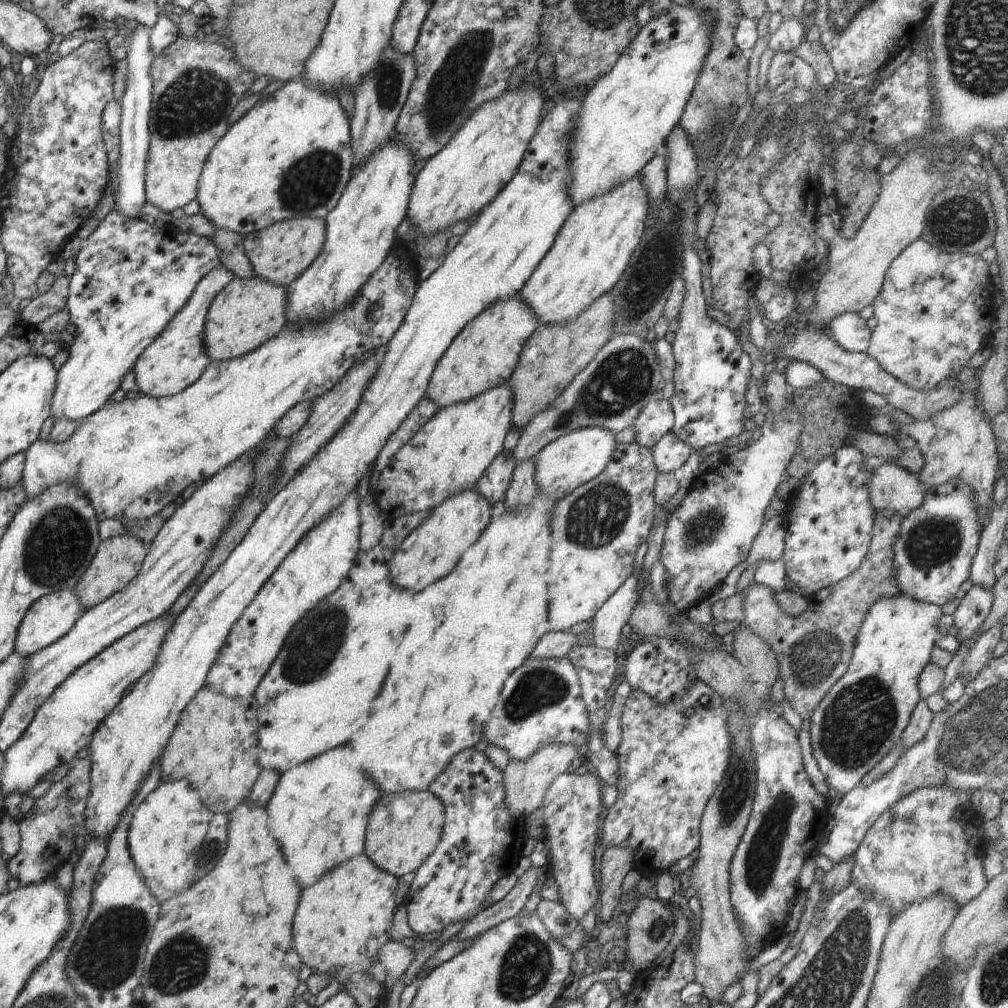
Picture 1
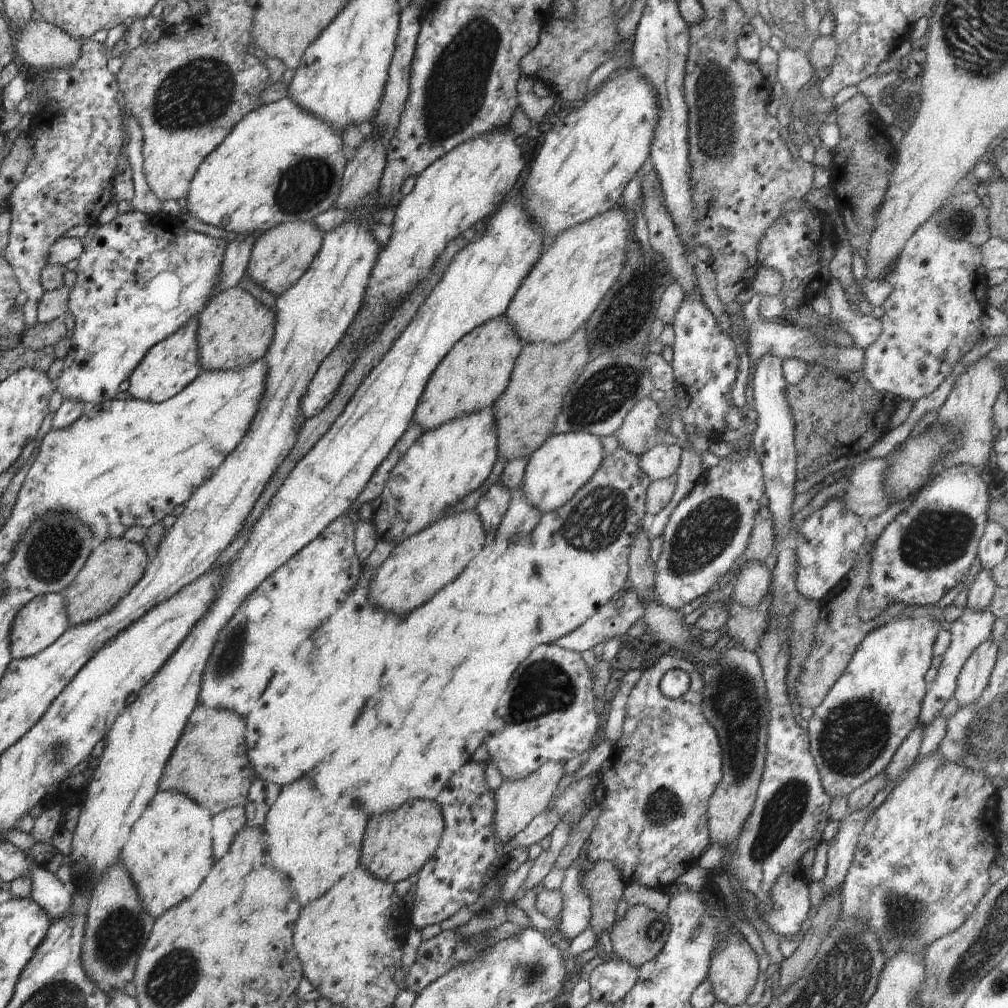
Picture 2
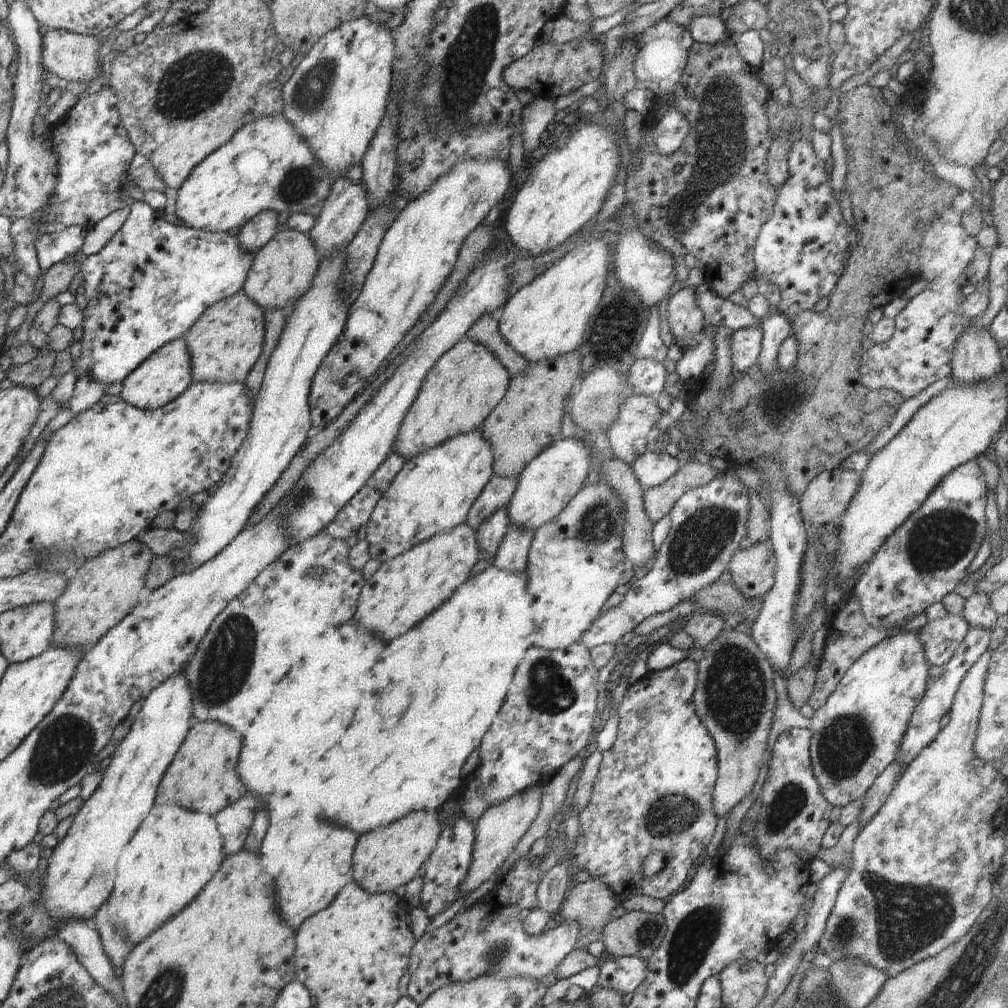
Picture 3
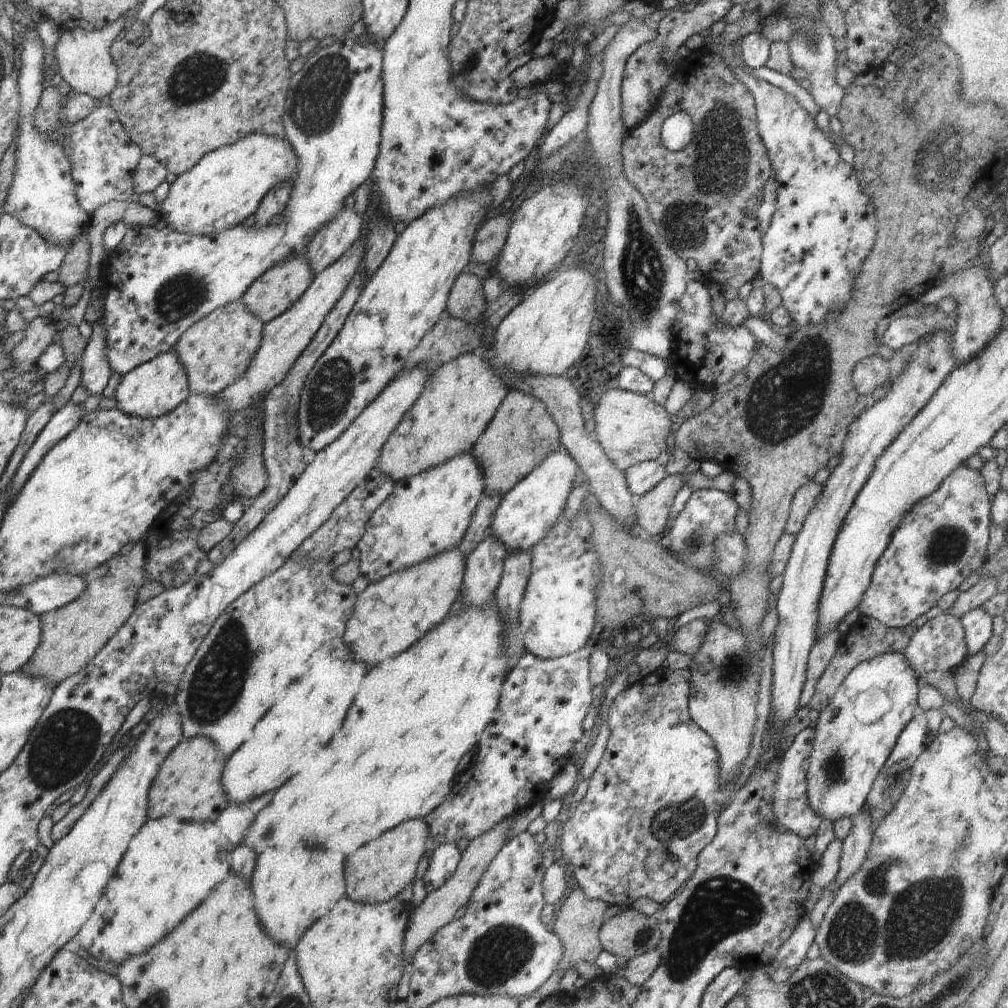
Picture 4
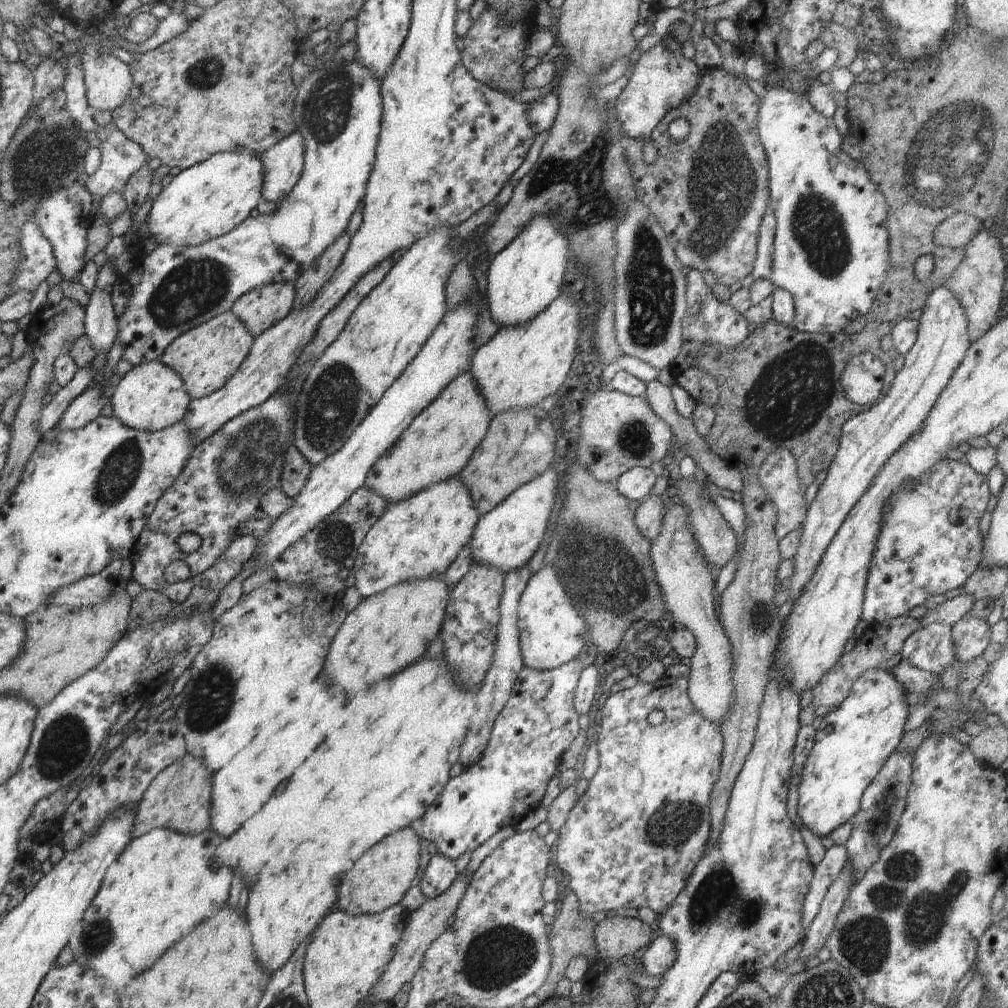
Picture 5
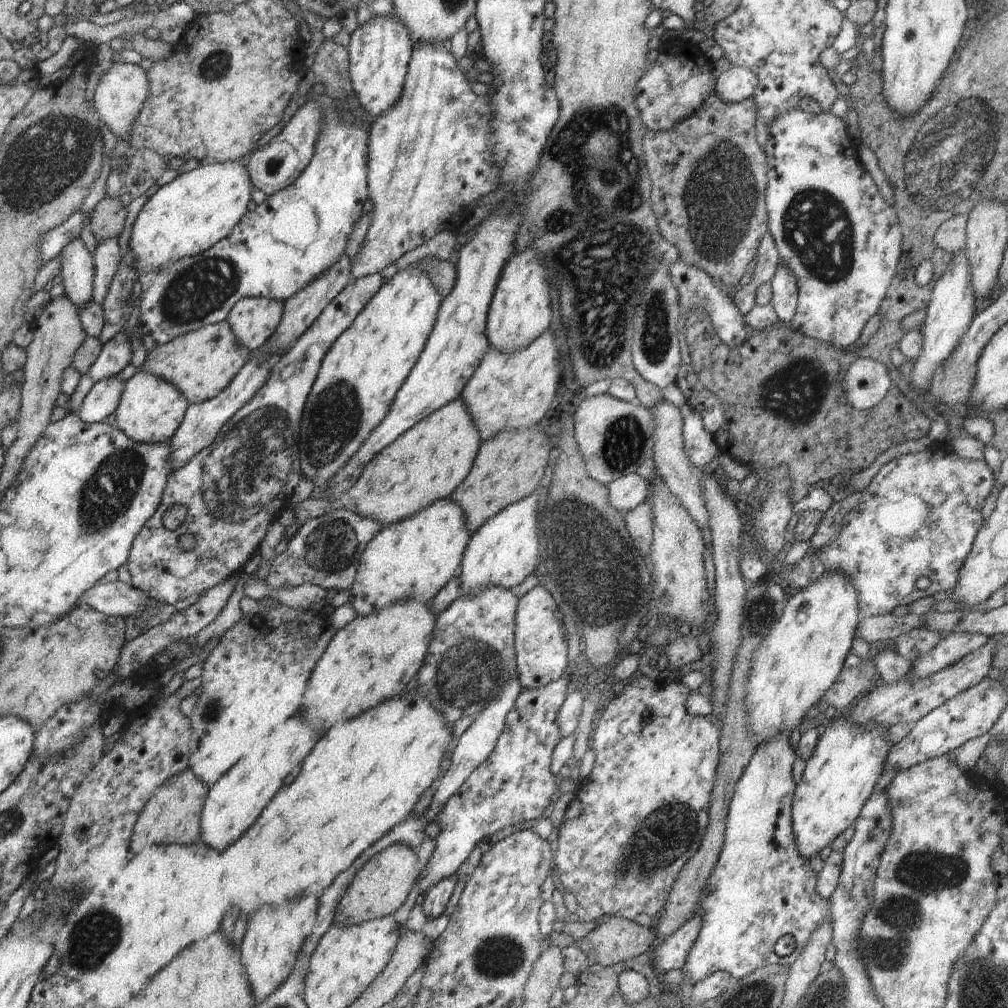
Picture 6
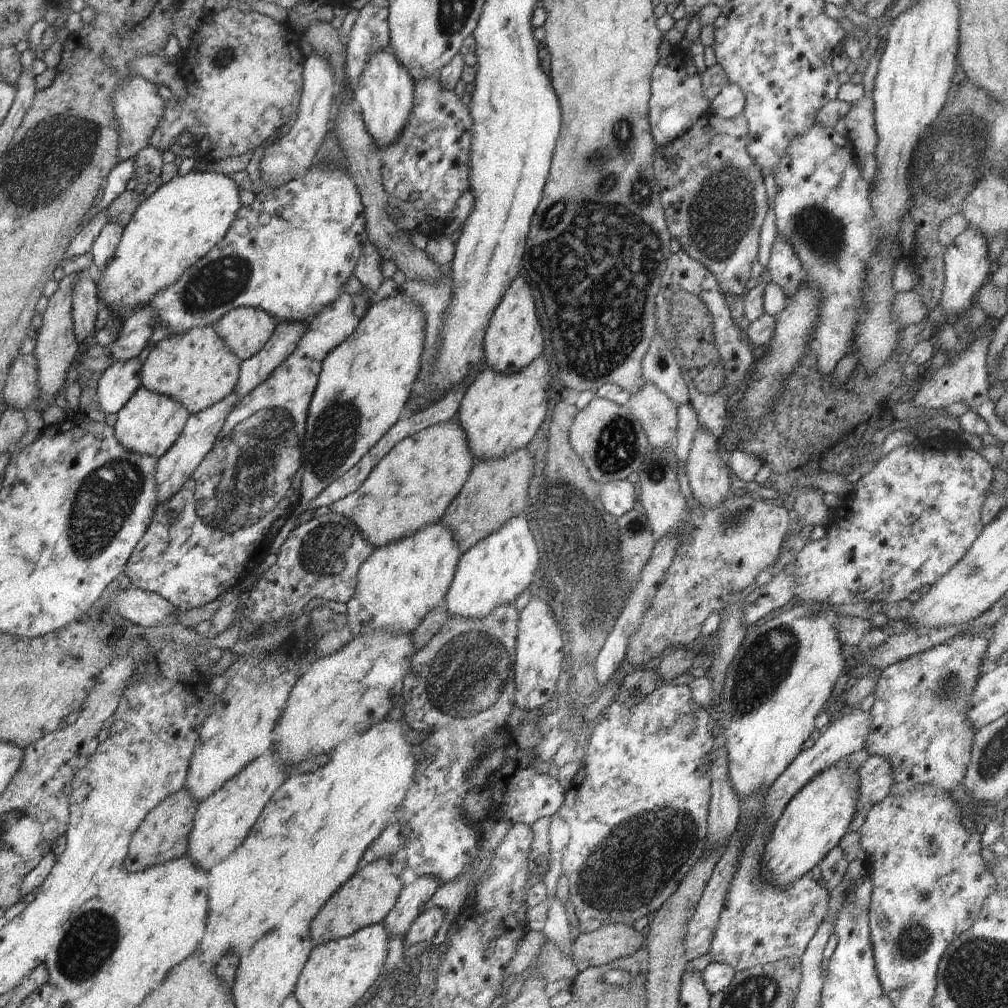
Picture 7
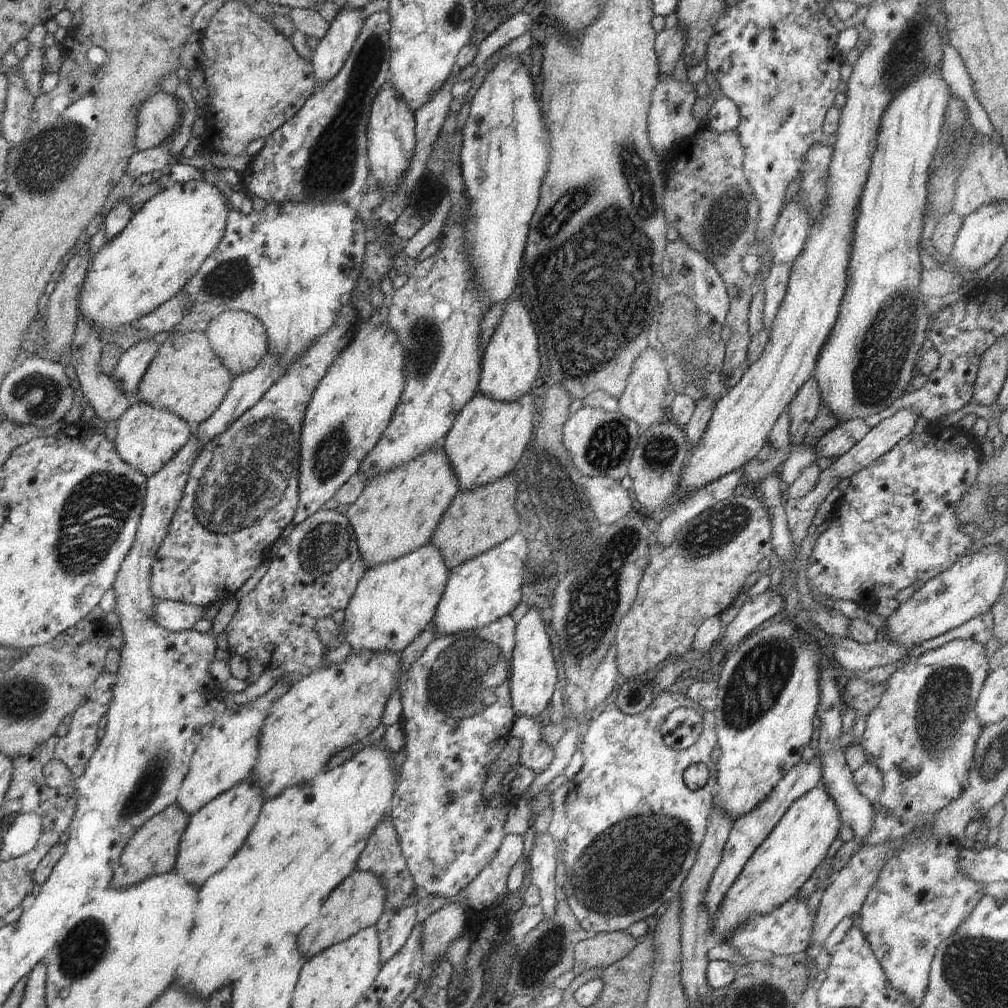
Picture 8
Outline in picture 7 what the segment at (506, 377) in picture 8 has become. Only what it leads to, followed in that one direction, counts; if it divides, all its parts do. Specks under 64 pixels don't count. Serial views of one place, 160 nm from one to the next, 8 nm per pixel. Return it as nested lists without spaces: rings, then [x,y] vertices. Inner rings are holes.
[[[518,276],[510,282],[510,288],[502,296],[500,304],[490,318],[484,340],[485,366],[500,374],[514,374],[526,368],[540,354],[544,354],[544,336],[536,316],[536,306],[532,300],[530,286],[522,276]]]

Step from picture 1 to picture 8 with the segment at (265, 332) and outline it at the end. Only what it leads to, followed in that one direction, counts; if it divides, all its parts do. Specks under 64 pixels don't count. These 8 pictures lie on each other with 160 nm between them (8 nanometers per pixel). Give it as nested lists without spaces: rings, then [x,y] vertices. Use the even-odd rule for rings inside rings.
[[[203,331],[170,332],[144,373],[136,400],[173,412],[192,427],[207,421],[230,390],[234,376],[214,354]]]

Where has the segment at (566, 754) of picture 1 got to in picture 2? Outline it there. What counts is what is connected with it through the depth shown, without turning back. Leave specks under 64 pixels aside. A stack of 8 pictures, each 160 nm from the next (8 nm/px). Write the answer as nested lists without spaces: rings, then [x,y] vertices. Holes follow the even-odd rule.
[[[554,761],[544,763],[536,772],[530,773],[526,778],[502,781],[501,785],[493,792],[495,802],[493,831],[499,843],[505,845],[517,834],[520,834],[535,816],[548,808],[560,778],[565,775],[563,764]]]

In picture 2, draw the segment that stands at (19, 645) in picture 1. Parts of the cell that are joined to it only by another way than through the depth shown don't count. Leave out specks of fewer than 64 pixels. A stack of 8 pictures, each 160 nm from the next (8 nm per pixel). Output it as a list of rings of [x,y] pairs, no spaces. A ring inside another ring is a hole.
[[[48,593],[36,596],[16,613],[12,621],[9,638],[11,657],[25,659],[36,656],[58,640],[69,627],[65,598],[62,594]]]

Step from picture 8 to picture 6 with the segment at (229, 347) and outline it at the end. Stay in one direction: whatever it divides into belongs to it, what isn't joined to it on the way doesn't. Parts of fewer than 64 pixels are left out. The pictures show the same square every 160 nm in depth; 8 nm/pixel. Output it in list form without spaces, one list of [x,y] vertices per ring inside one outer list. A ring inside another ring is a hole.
[[[262,297],[240,299],[226,317],[233,333],[250,352],[256,352],[281,321],[283,303]]]

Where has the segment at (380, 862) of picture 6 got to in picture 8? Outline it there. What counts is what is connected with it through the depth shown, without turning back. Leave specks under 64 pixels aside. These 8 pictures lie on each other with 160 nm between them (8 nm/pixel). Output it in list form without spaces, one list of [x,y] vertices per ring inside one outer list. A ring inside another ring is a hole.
[[[354,871],[326,897],[320,914],[298,935],[298,950],[302,958],[309,961],[331,946],[347,941],[359,930],[375,925],[385,909],[385,887],[381,879],[371,872]]]

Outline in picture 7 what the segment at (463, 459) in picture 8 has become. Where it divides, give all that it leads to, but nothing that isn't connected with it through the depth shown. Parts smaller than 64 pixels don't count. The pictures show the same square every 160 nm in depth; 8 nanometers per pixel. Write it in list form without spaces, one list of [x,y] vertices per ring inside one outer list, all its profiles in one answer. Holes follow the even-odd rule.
[[[542,354],[526,368],[514,374],[500,374],[487,366],[466,388],[456,419],[466,432],[468,448],[476,461],[506,458],[514,450],[527,448],[548,412],[550,399],[550,368]]]

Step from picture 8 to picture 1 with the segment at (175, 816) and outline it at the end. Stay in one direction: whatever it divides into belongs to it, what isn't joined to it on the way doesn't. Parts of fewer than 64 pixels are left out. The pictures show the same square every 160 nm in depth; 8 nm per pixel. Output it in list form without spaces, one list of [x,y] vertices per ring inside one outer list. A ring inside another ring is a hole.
[[[208,687],[200,689],[180,715],[169,743],[159,760],[161,783],[187,780],[213,814],[230,812],[247,800],[262,768],[256,758],[258,744],[258,702],[250,698],[227,697]]]

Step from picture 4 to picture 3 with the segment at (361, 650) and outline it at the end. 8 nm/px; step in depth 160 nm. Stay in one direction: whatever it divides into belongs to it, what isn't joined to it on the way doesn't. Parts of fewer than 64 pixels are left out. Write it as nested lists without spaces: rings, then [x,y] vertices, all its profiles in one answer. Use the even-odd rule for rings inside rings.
[[[462,523],[450,532],[433,536],[382,563],[372,578],[365,580],[358,597],[354,616],[358,626],[364,626],[372,634],[390,642],[442,606],[468,580],[472,568],[480,560],[475,532]]]

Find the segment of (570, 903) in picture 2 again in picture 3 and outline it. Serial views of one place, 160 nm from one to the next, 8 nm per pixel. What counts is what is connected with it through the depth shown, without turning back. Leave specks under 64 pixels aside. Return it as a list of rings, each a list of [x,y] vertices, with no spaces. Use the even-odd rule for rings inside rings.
[[[526,853],[522,858],[515,860],[515,865],[508,871],[496,874],[493,878],[494,888],[476,901],[467,911],[460,911],[440,928],[431,932],[428,930],[415,940],[412,947],[408,974],[411,975],[408,984],[408,996],[417,1003],[423,1003],[433,992],[450,983],[467,983],[478,977],[498,977],[507,979],[520,977],[539,980],[555,972],[558,965],[575,948],[579,925],[574,923],[558,924],[555,929],[542,931],[537,935],[529,935],[525,931],[525,918],[538,908],[536,892],[538,890],[541,873],[539,864],[534,862],[536,857]]]

